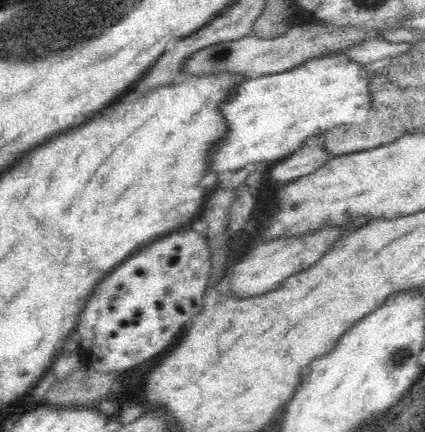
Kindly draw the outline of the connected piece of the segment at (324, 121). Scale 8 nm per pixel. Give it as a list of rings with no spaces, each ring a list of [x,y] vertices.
[[[340,55],[308,60],[284,73],[244,80],[235,86],[234,94],[230,98],[223,100],[220,113],[226,121],[228,132],[209,152],[207,172],[224,174],[223,172],[228,170],[240,170],[255,162],[281,161],[298,150],[306,138],[322,135],[343,124],[360,124],[367,121],[367,116],[372,110],[370,82],[372,78],[369,78],[364,65],[352,62],[348,56]]]

